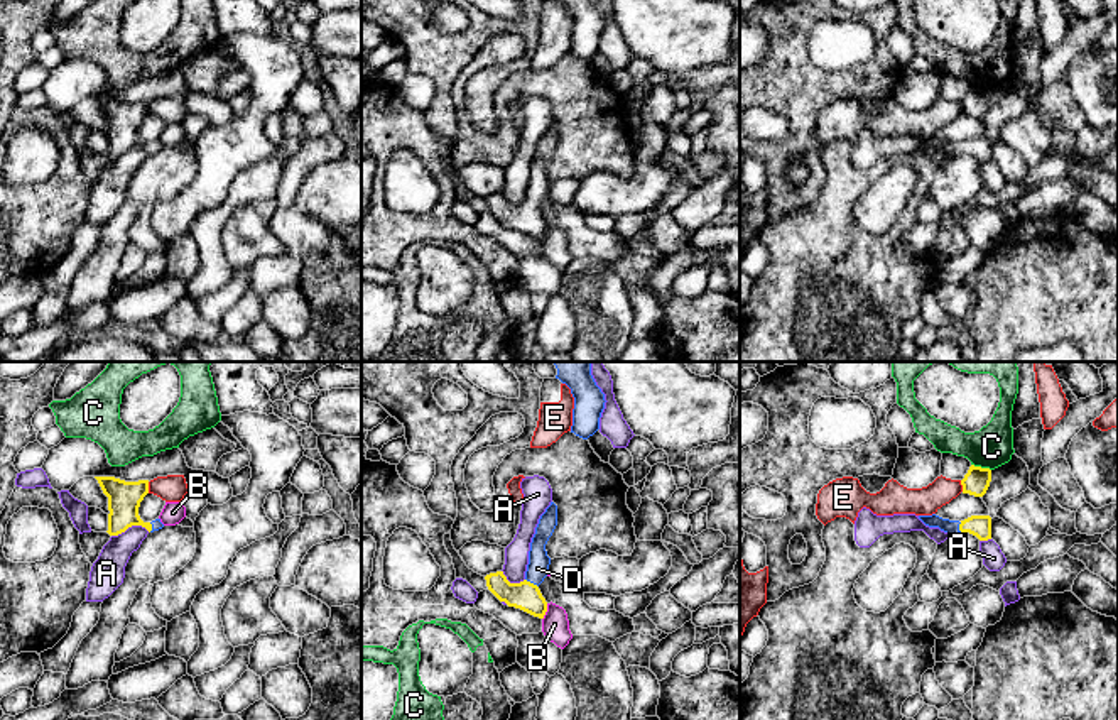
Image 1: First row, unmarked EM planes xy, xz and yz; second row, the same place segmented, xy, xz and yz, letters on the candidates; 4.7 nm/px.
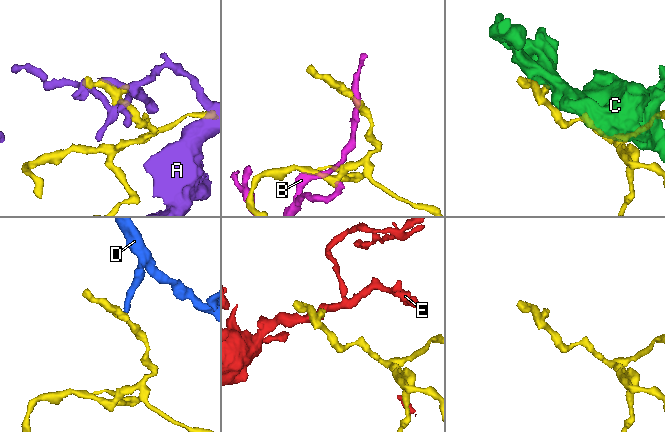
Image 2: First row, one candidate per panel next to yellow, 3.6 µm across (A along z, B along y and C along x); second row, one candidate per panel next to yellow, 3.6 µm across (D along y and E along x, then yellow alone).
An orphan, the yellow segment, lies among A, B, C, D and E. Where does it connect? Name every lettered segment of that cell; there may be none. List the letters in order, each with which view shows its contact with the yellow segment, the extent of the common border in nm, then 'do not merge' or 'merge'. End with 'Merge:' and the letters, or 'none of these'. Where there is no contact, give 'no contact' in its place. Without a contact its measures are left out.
A: meets yellow in xy; contact 190 nm long; do not merge
B: meets yellow in xz; contact 80 nm long; do not merge
C: meets yellow in yz; contact 100 nm long; do not merge
D: meets yellow in xz; contact 80 nm long; merge
E: meets yellow in xy; contact 60 nm long; do not merge
Merge: D

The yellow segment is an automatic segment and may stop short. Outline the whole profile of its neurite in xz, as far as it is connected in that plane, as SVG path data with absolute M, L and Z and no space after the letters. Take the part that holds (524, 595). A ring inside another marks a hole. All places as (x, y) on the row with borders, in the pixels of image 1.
M551 502L535 527L524 581L510 583L503 571L490 573L485 576L488 590L500 602L505 602L508 607L520 608L539 619L544 619L547 612L547 602L542 597L539 585L549 573L551 558L547 556L545 544L552 536L556 526L557 505Z

